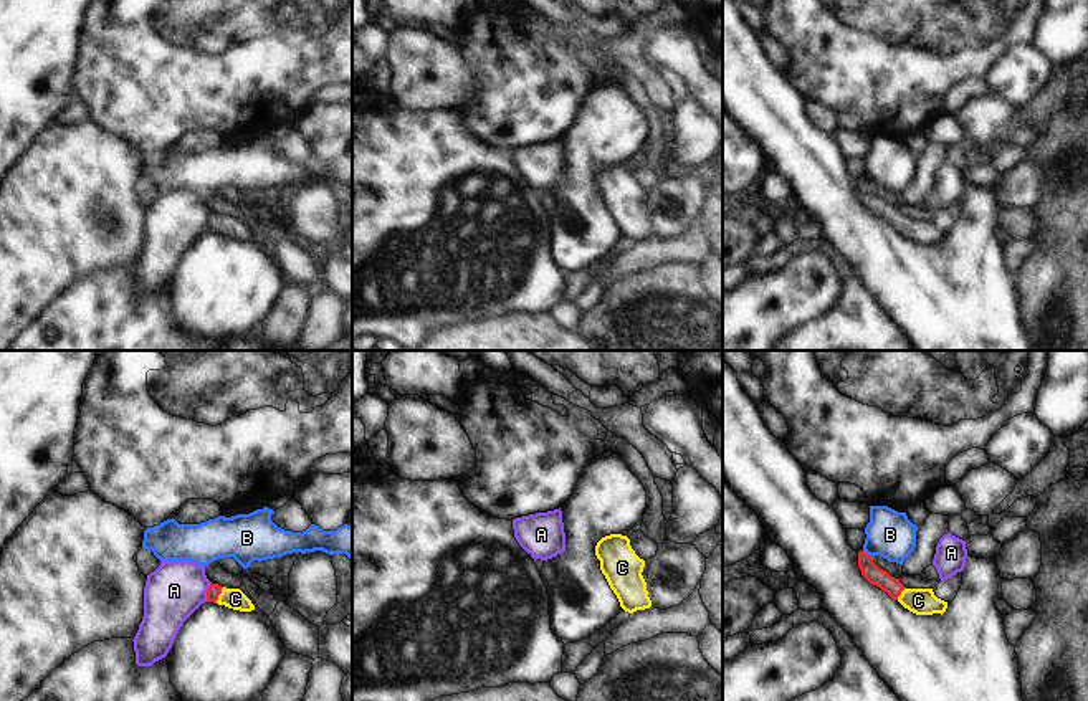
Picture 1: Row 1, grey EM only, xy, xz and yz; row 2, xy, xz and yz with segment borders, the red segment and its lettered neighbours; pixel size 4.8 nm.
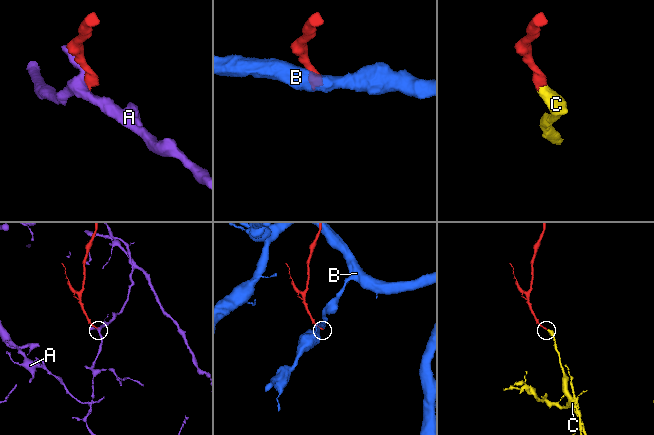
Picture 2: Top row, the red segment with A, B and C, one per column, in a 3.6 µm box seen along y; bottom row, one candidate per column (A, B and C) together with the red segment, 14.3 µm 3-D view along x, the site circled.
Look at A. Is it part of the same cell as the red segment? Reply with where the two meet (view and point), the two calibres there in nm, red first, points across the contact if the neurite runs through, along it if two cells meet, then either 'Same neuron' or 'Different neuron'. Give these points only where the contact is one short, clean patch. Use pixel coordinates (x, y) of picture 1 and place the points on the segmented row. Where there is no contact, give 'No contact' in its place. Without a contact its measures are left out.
Touches red at xy (207, 592). Thickness 70 nm (red) against 280 nm. Boundary: xy (210, 582), (205, 600). Different neuron.

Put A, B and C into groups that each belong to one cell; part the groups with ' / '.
A / B / C

